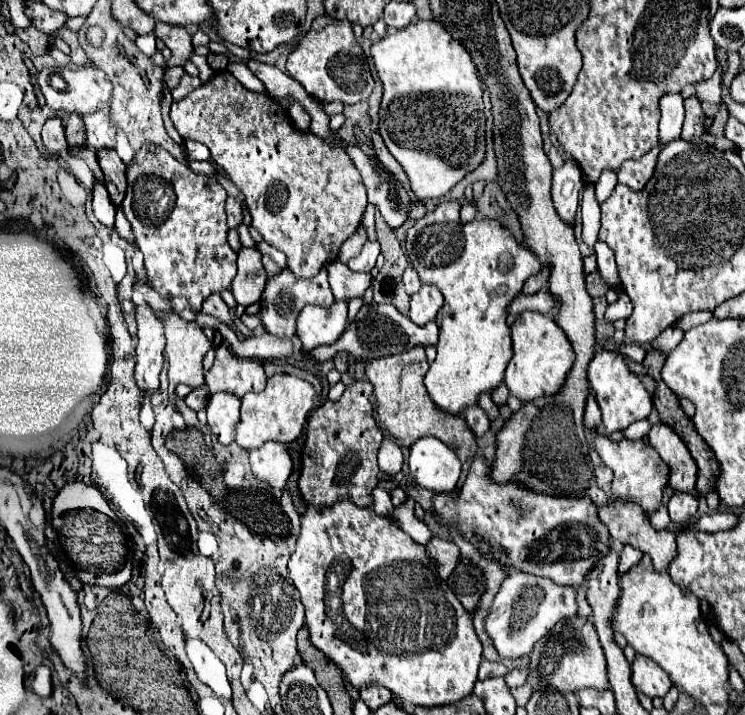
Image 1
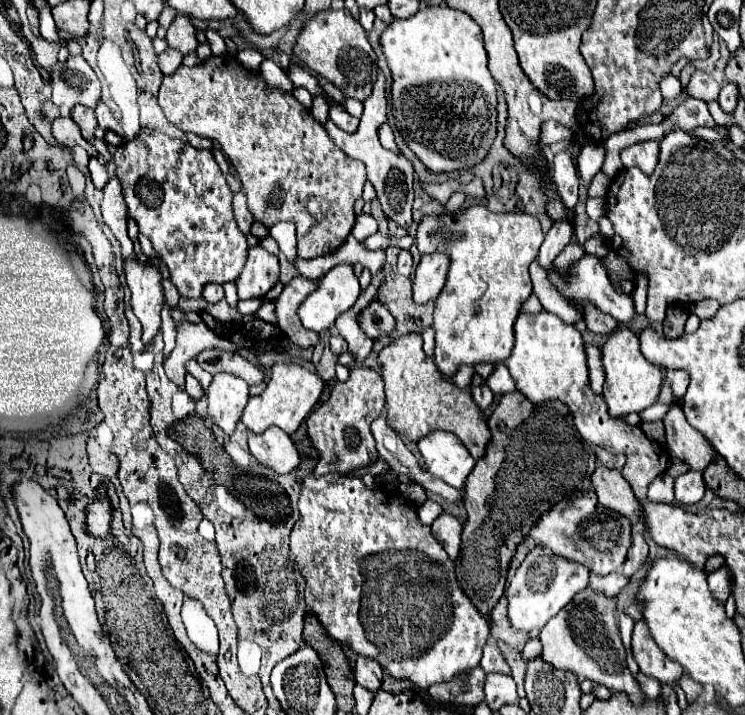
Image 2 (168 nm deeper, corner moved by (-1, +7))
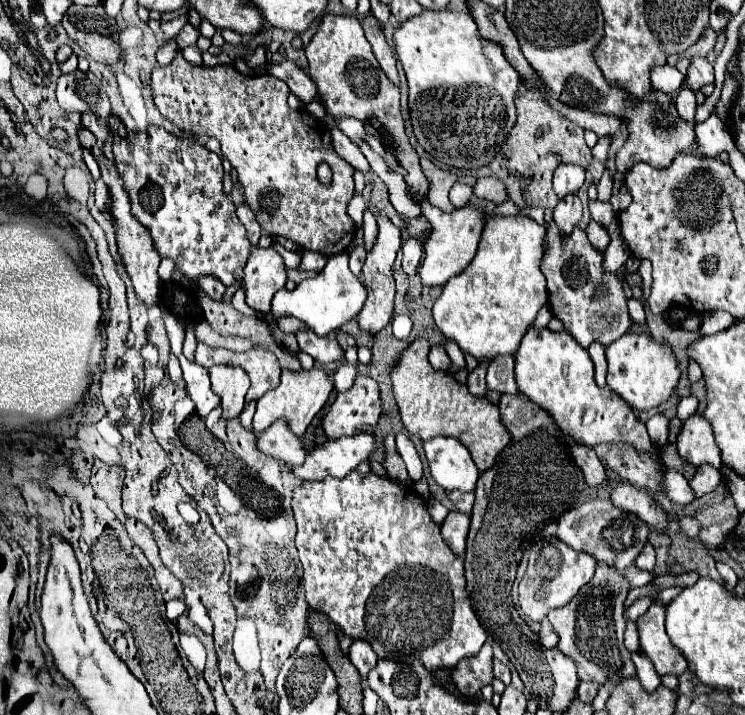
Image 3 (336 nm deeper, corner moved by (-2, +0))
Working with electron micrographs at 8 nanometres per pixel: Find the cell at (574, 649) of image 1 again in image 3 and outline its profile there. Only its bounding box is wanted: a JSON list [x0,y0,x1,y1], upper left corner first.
[547,564,637,684]

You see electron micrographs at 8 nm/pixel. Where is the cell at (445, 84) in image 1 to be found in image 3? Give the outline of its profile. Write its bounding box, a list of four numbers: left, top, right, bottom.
[393,10,521,170]

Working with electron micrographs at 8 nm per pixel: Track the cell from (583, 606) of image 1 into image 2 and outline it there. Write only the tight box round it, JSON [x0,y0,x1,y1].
[590,573,630,597]

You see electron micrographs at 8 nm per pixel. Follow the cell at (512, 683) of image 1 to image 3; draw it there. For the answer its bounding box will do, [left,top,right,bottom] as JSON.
[539,618,559,648]

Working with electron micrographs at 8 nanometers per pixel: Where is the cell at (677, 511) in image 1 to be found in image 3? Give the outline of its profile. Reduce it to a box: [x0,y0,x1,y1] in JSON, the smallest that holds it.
[689,464,723,498]

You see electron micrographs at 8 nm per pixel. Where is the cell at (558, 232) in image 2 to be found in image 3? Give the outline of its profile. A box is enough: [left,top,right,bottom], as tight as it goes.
[553,196,583,236]

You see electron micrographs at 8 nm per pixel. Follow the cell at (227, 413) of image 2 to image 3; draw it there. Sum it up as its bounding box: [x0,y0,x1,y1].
[209,366,249,420]

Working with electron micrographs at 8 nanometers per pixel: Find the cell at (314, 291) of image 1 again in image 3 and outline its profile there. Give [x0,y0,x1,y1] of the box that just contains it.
[295,330,343,364]

